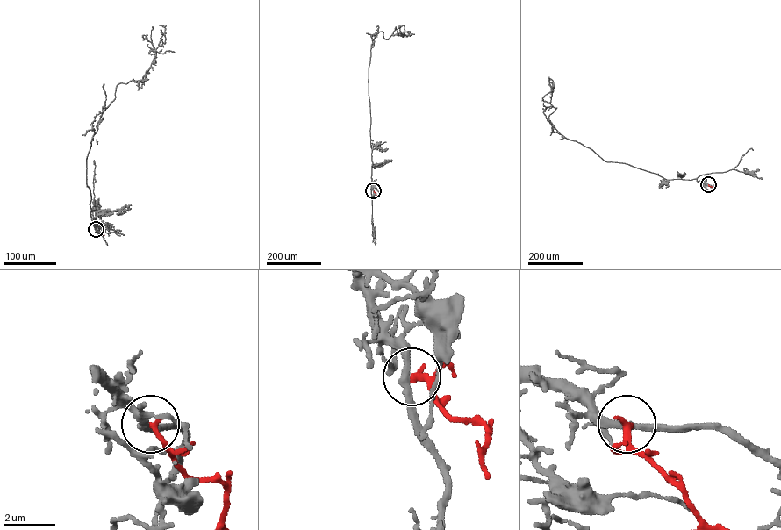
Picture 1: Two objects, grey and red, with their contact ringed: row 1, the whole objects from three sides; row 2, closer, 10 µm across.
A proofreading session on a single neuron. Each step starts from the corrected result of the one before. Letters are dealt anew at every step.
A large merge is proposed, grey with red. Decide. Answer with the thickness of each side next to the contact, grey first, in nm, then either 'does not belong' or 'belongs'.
280/240 nm | does not belong

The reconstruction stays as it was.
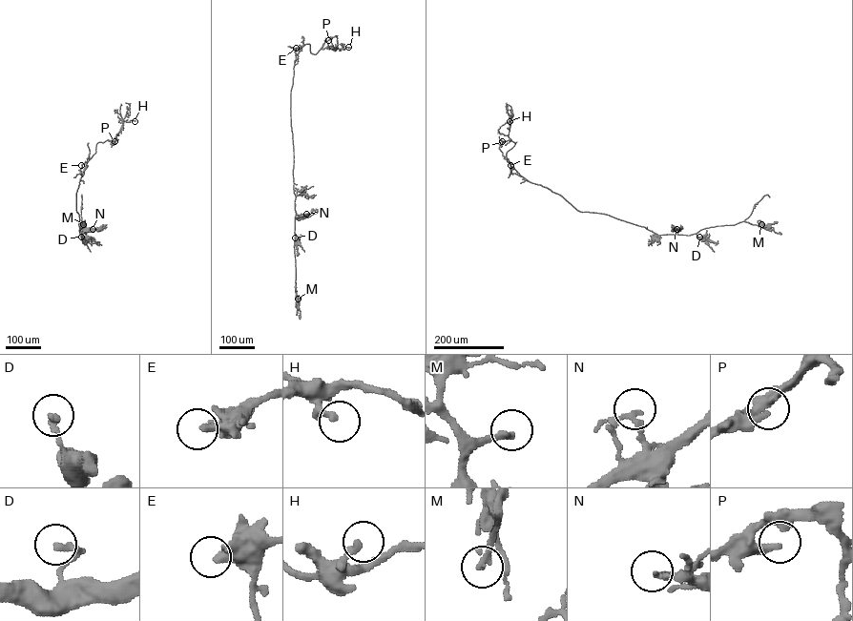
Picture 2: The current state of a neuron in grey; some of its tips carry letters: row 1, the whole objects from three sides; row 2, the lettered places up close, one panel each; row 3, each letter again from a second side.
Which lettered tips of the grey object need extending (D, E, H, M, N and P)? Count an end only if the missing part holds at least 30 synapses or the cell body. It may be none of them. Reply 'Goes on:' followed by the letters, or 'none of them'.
Goes on: M

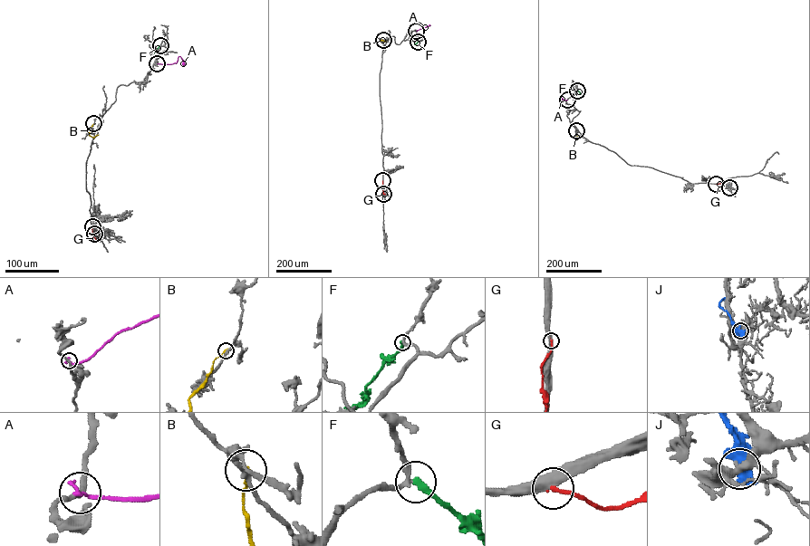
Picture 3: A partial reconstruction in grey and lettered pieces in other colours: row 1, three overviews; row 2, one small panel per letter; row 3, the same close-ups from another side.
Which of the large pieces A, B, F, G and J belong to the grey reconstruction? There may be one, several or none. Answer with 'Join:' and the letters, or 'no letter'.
Join: F

